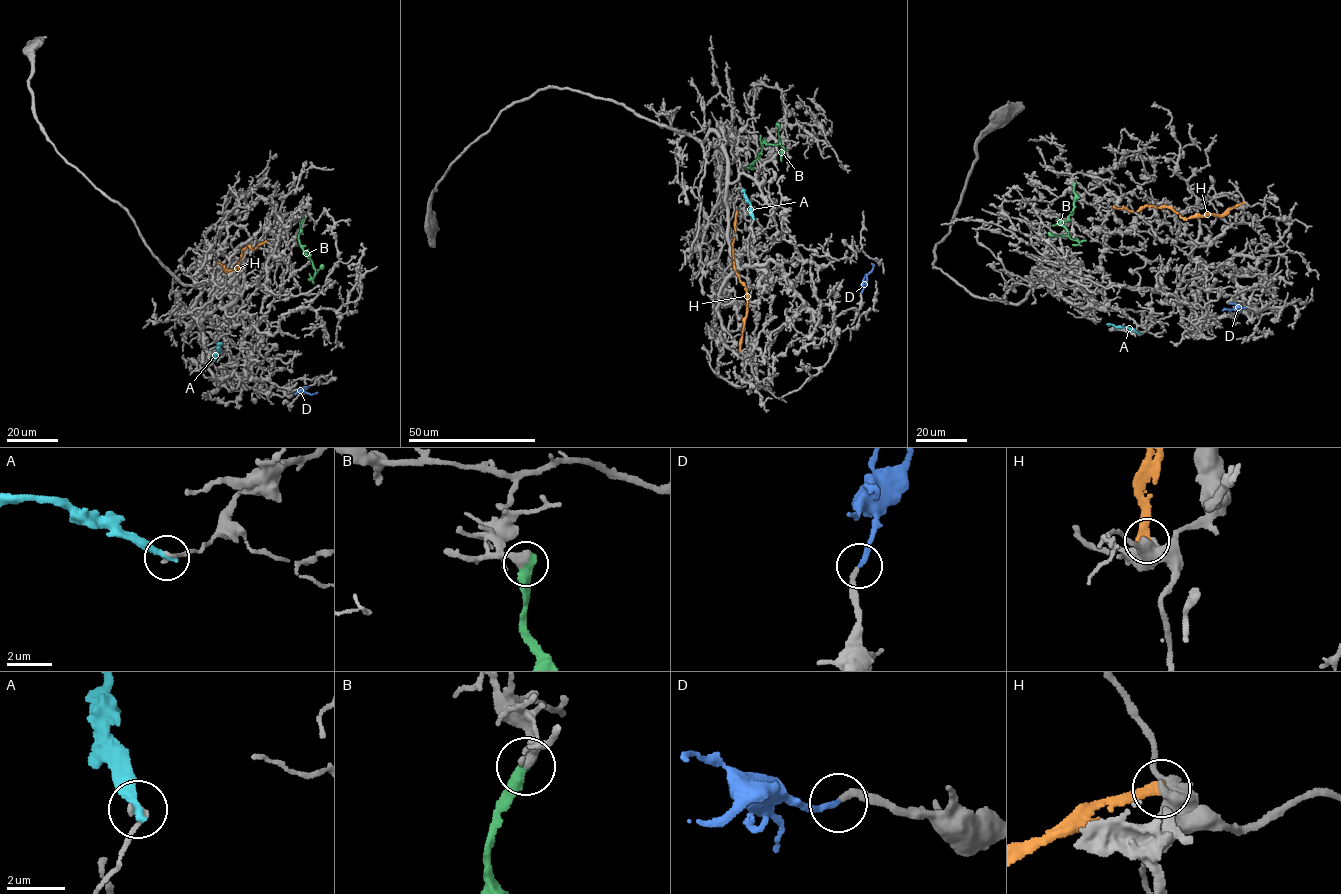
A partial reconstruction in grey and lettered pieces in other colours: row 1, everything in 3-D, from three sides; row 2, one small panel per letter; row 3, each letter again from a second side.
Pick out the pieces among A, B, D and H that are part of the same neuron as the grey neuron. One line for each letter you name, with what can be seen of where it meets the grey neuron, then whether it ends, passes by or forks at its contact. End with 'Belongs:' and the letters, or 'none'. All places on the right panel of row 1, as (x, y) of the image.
B: Touches grey at (1074, 184). It ends there
D: Touches grey at (1246, 307). It ends there
Belongs: B, D

